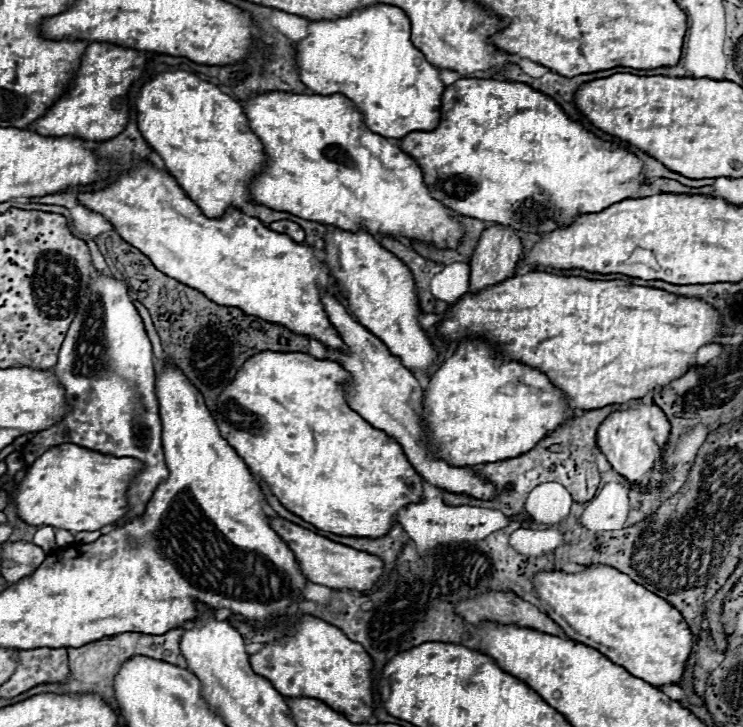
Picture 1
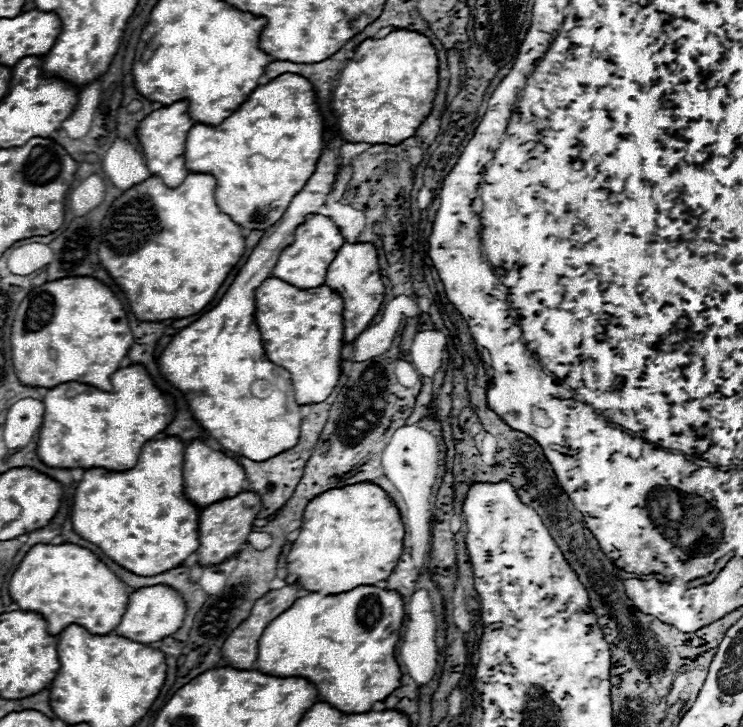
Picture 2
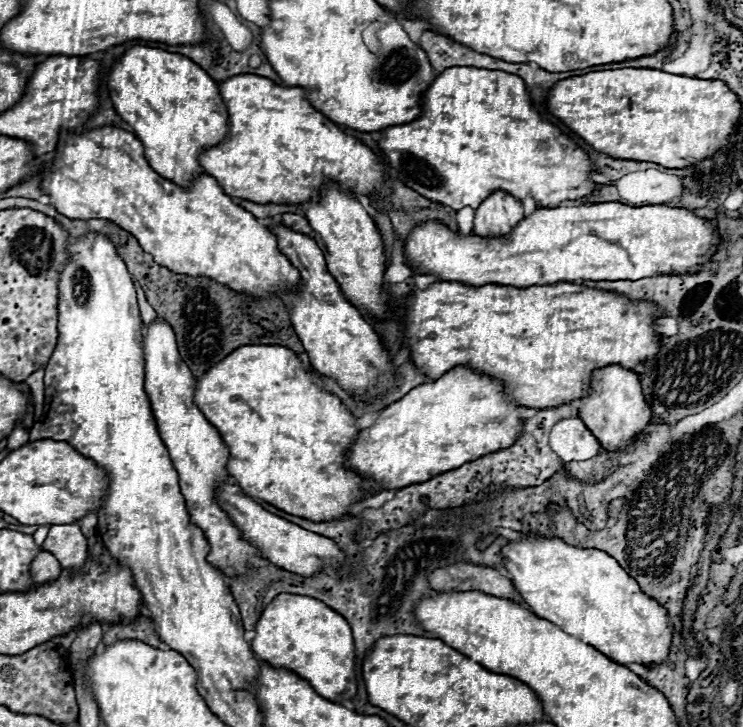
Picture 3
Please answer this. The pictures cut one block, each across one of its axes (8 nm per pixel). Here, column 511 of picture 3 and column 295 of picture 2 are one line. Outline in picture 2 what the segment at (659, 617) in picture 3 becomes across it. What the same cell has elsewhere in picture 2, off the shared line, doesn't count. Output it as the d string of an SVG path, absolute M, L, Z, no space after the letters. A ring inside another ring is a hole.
M374 482L348 484L344 488L330 488L312 498L302 518L302 532L288 554L288 572L308 592L340 594L360 584L376 584L386 580L396 568L404 544L404 522L394 500Z

